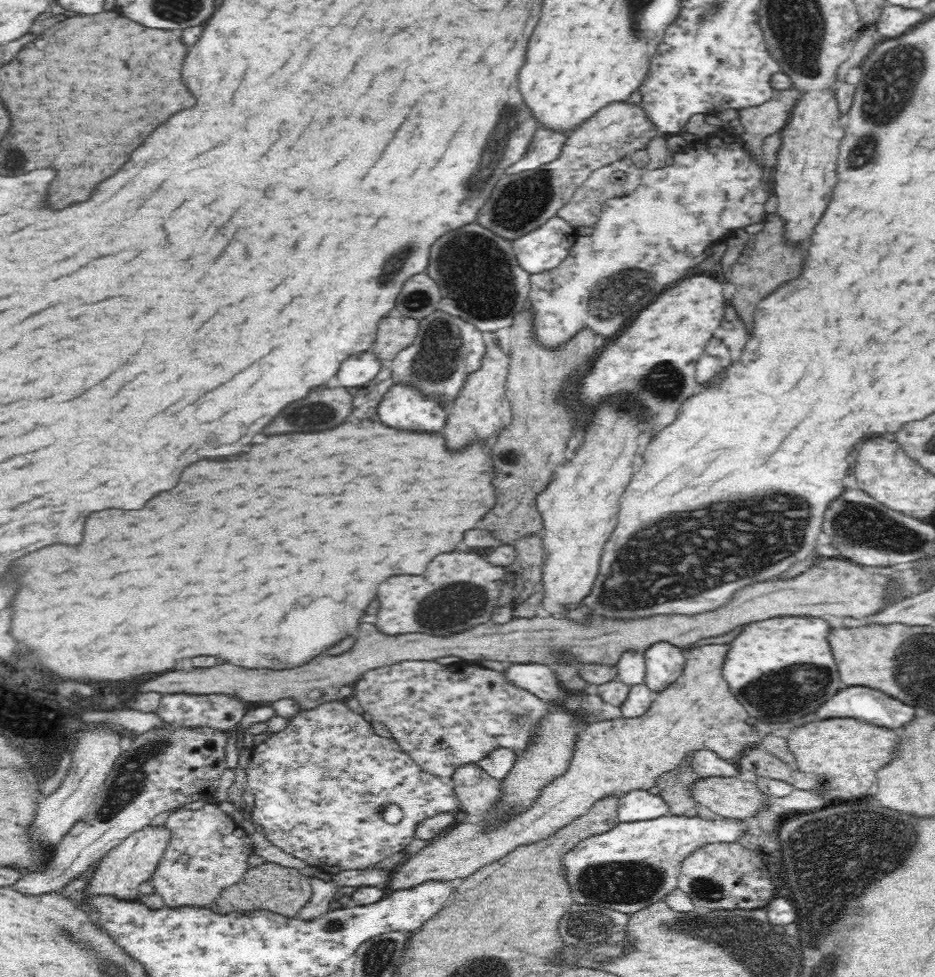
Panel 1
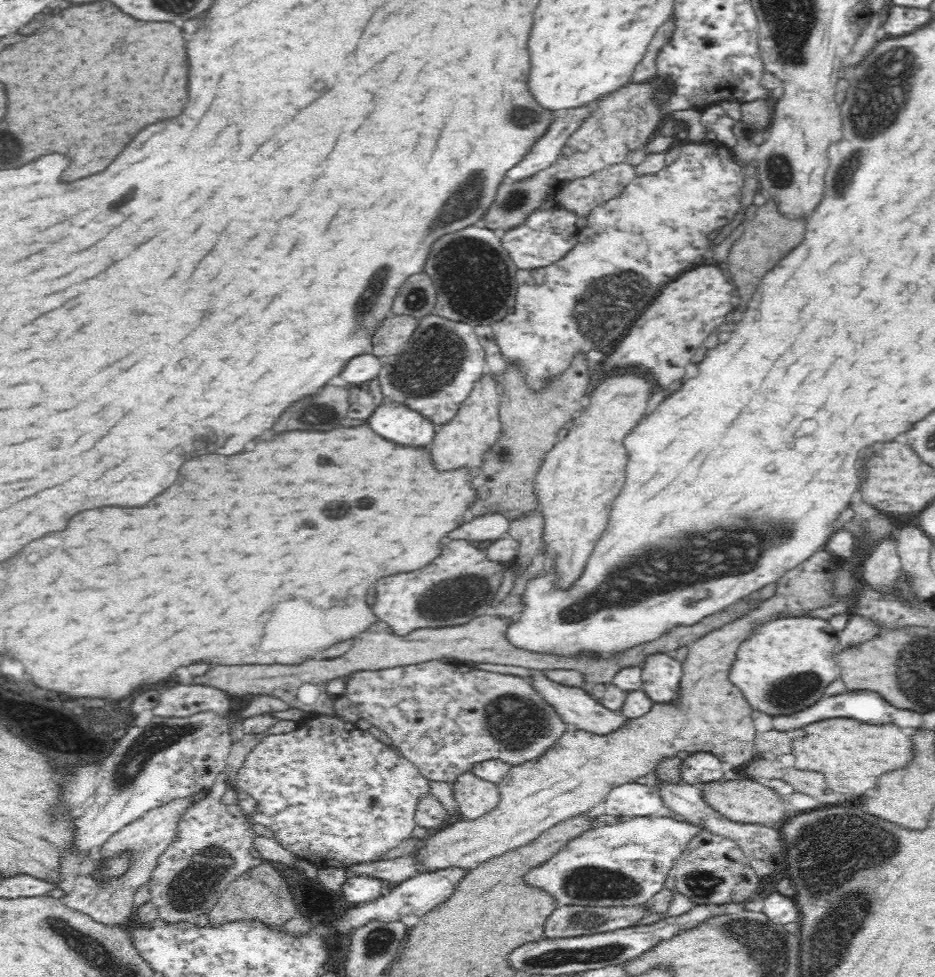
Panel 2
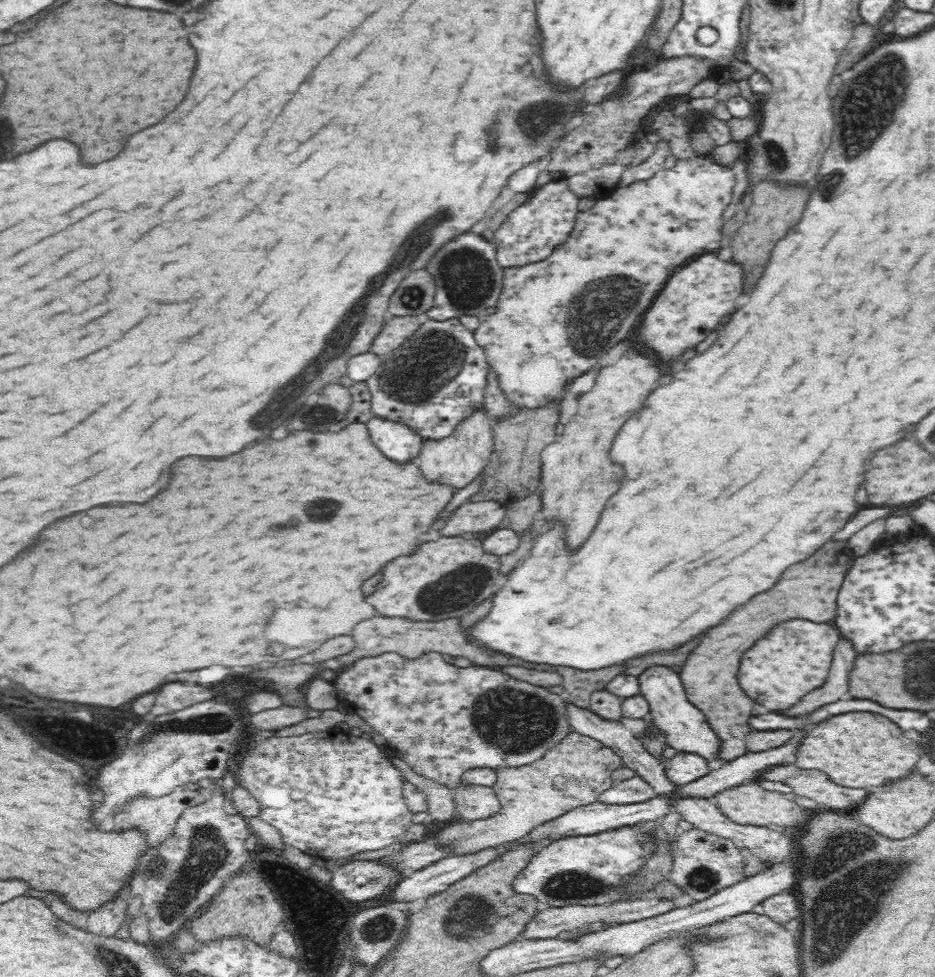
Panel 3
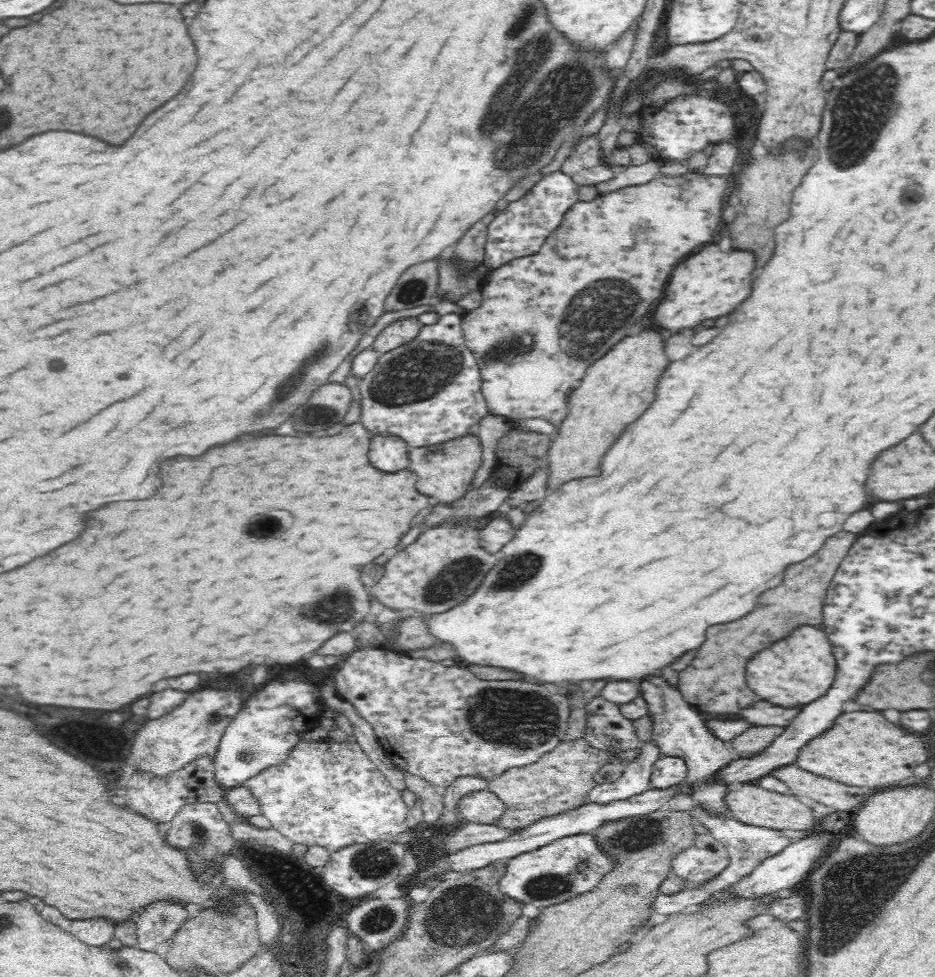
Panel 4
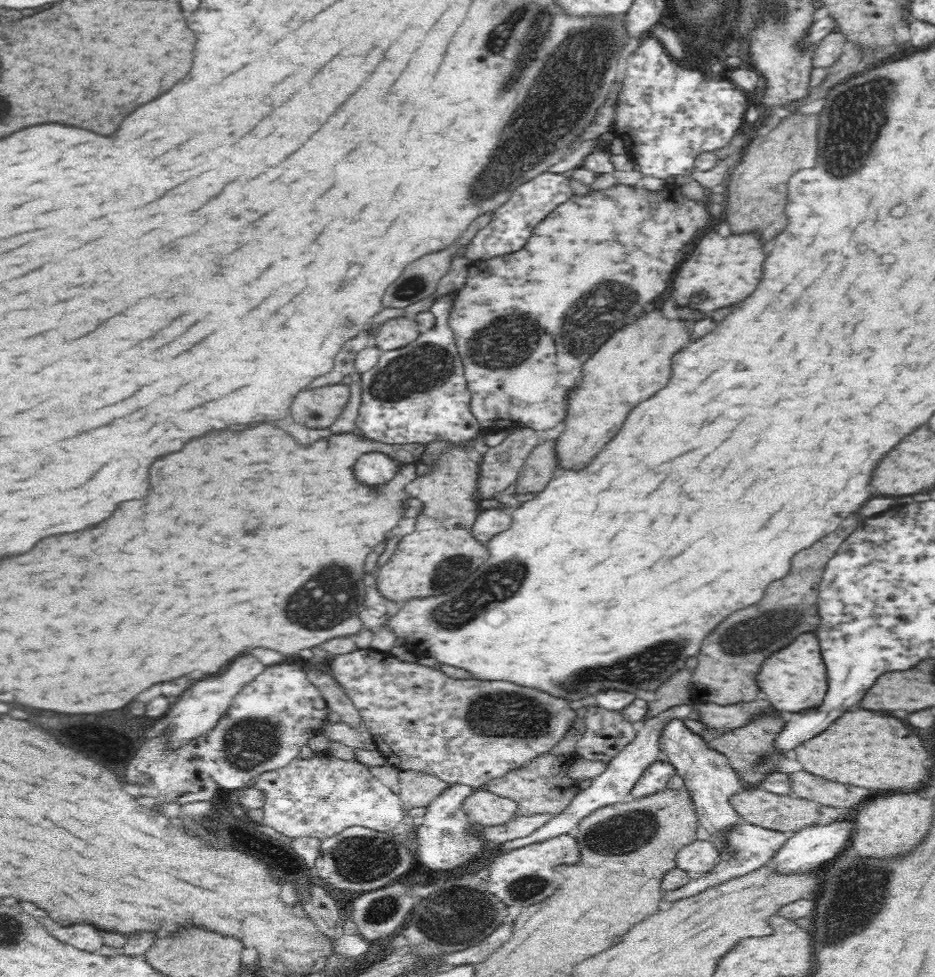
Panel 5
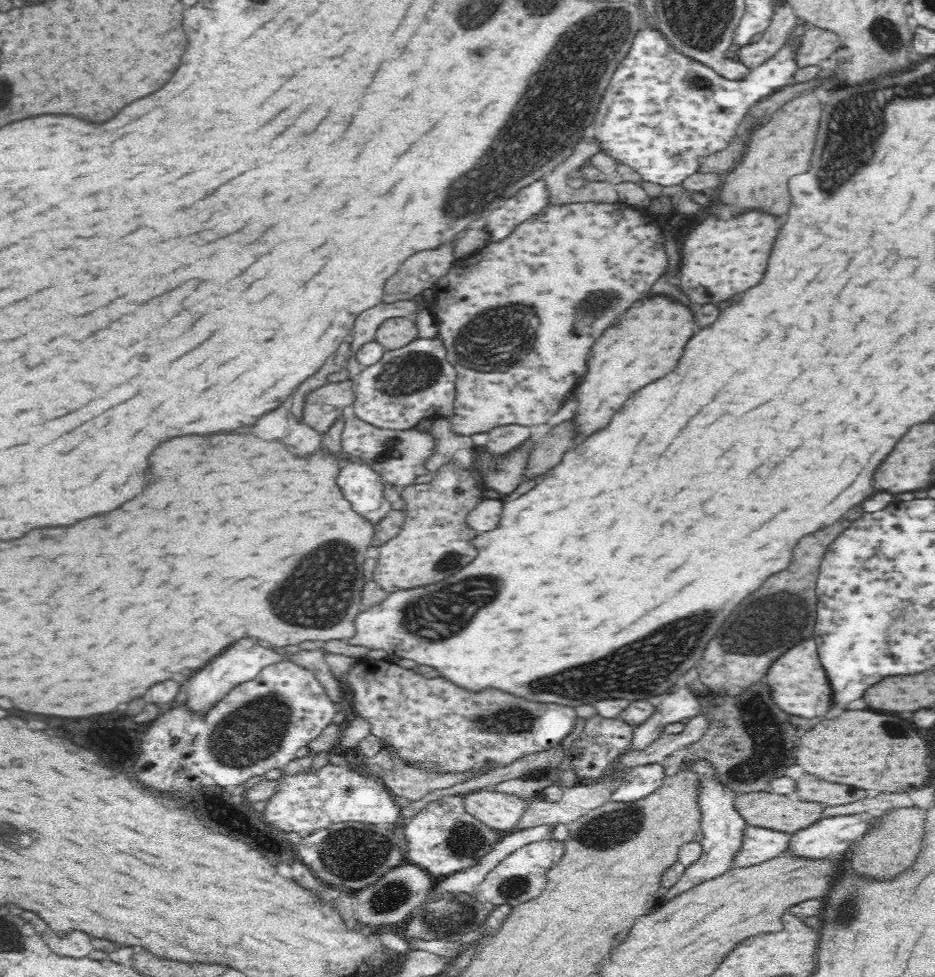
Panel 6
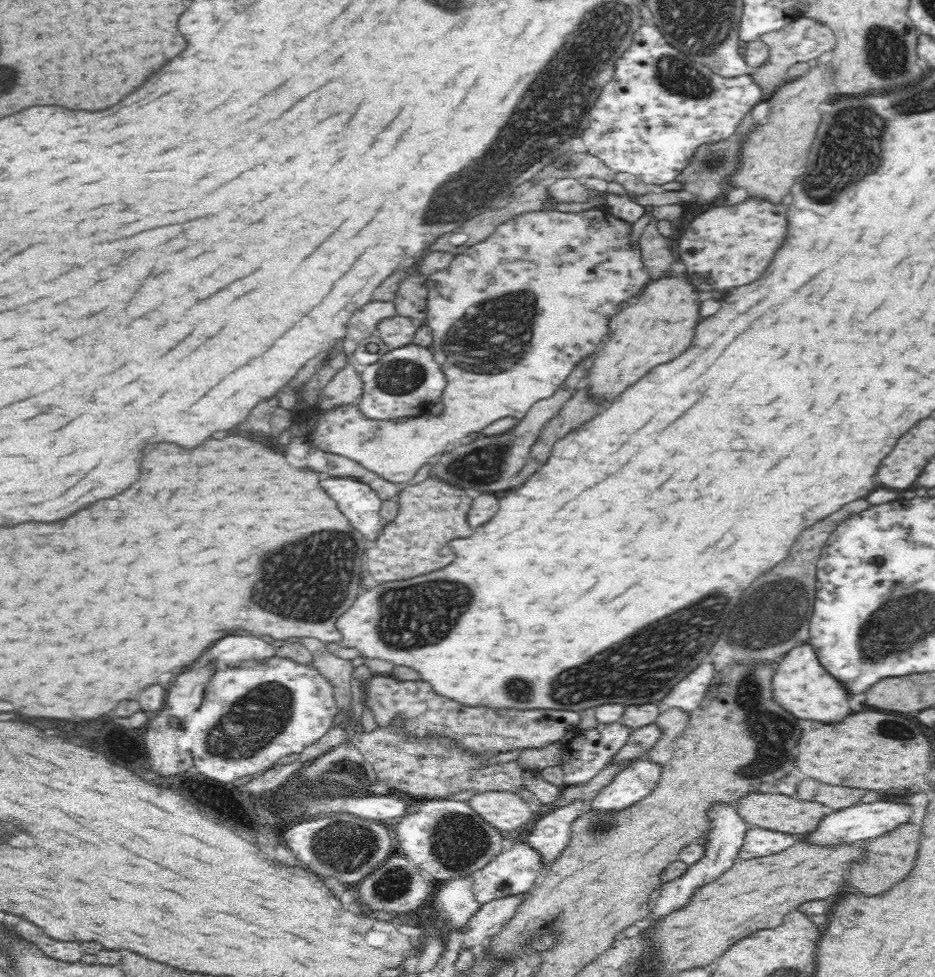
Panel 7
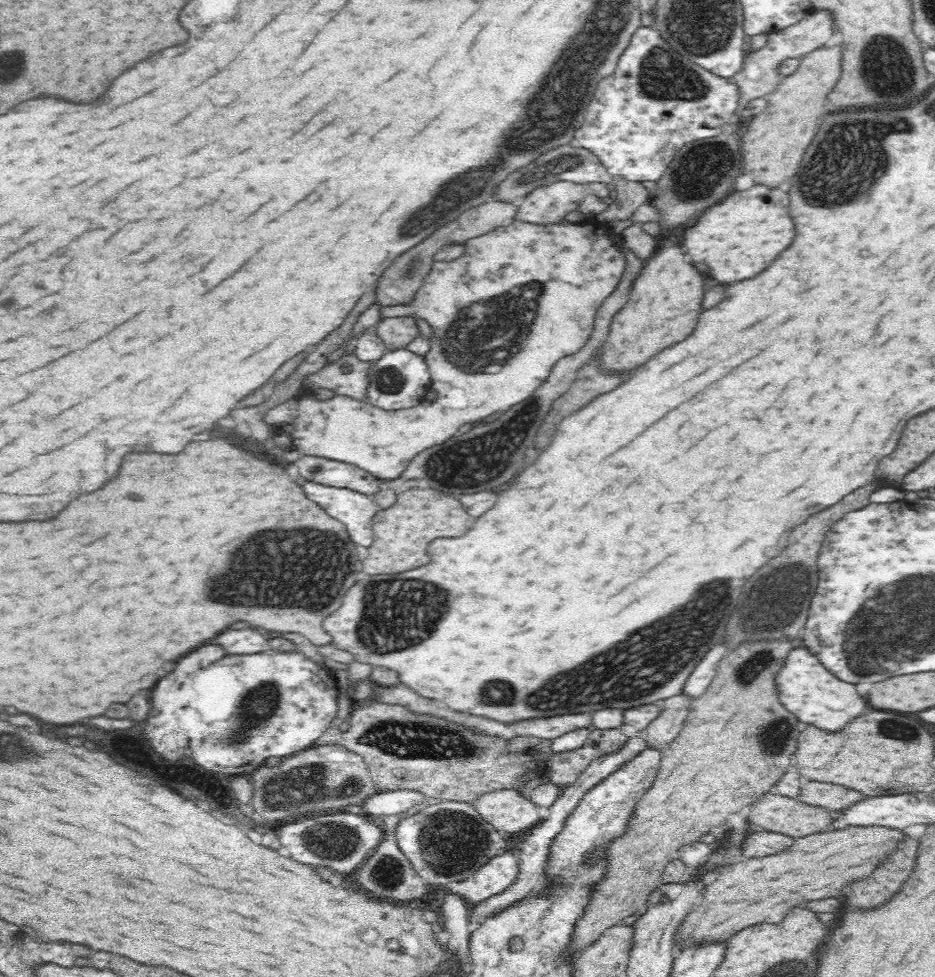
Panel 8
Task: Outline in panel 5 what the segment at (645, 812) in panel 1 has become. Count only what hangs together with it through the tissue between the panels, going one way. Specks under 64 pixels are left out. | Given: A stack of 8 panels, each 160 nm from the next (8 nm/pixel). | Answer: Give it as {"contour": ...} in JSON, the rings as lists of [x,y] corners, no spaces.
{"contour":[[[677,704],[659,712],[653,717],[646,717],[640,722],[637,728],[636,736],[608,763],[608,766],[598,776],[595,776],[590,782],[590,786],[579,790],[573,796],[570,804],[561,812],[558,813],[549,820],[546,824],[539,826],[536,830],[533,830],[528,836],[510,839],[502,844],[496,846],[492,858],[486,858],[484,860],[484,874],[486,873],[486,866],[492,864],[494,858],[498,858],[503,854],[508,854],[512,850],[534,844],[536,842],[544,842],[544,840],[550,840],[550,838],[556,838],[562,834],[568,834],[572,828],[574,828],[582,817],[594,812],[597,808],[604,805],[611,805],[617,802],[630,800],[632,796],[629,794],[630,789],[633,787],[635,780],[642,774],[642,771],[646,769],[653,762],[658,761],[660,748],[660,736],[662,736],[662,730],[664,730],[667,724],[670,724],[672,720],[684,720],[688,719],[688,716],[692,714],[692,704]]]}

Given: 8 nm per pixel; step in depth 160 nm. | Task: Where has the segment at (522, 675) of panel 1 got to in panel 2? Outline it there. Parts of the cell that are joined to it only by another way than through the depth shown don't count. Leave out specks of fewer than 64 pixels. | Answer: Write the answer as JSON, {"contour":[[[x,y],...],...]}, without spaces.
{"contour":[[[541,671],[536,676],[532,676],[530,683],[558,711],[562,720],[573,728],[597,734],[598,736],[608,736],[612,732],[618,732],[622,726],[626,726],[626,722],[629,720],[620,711],[612,712],[602,707],[595,700],[592,700],[590,694],[586,692],[586,688],[564,686],[554,682],[552,678],[544,676],[541,674]]]}

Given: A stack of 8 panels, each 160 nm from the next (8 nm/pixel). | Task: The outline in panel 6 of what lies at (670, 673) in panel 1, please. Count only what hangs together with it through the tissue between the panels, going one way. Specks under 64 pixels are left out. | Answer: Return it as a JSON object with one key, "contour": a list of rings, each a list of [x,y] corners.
{"contour":[[[698,763],[695,771],[700,775],[700,812],[701,812],[701,830],[703,834],[701,844],[701,855],[696,862],[686,867],[685,873],[681,878],[668,888],[668,892],[664,894],[666,902],[677,897],[678,894],[686,892],[704,881],[723,875],[727,870],[734,866],[734,860],[738,856],[738,852],[743,844],[744,830],[746,830],[747,822],[742,815],[736,810],[735,796],[736,792],[724,788],[717,784],[717,780],[713,778],[713,770],[706,763]]]}

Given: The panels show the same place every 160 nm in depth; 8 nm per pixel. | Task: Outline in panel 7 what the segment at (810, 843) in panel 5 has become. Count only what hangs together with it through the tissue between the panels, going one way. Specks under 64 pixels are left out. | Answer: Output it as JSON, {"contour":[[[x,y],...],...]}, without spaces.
{"contour":[[[876,800],[868,804],[856,804],[849,806],[846,810],[834,811],[820,822],[818,830],[810,834],[810,840],[816,844],[840,844],[840,842],[856,842],[856,840],[866,840],[866,838],[876,838],[878,834],[886,834],[898,828],[900,824],[909,822],[910,816],[914,814],[914,806],[908,802],[886,802],[886,800]]]}

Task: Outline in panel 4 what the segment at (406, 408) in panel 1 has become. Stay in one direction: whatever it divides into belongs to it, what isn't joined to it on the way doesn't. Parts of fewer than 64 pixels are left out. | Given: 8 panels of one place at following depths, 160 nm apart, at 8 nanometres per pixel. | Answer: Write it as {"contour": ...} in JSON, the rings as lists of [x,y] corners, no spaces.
{"contour":[[[378,436],[372,438],[372,446],[368,452],[368,462],[372,468],[392,474],[398,470],[406,469],[409,466],[407,457],[407,444],[396,438]]]}

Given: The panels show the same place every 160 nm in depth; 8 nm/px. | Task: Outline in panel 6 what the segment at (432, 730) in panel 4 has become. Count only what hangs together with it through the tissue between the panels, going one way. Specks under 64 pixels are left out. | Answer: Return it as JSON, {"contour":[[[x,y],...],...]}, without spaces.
{"contour":[[[362,659],[357,660],[356,664],[350,668],[350,672],[346,674],[355,715],[364,717],[371,724],[371,734],[383,740],[386,747],[398,753],[403,760],[408,762],[431,760],[432,762],[440,764],[440,772],[444,773],[475,771],[480,769],[484,769],[484,773],[486,773],[488,772],[487,767],[490,763],[505,767],[525,754],[537,753],[538,750],[540,750],[538,744],[561,744],[561,741],[572,732],[574,724],[576,724],[577,715],[572,708],[566,708],[566,706],[560,704],[526,704],[526,700],[520,700],[520,698],[514,698],[514,696],[506,696],[506,694],[500,694],[500,692],[492,692],[492,690],[480,692],[480,694],[476,694],[476,696],[472,696],[472,694],[468,694],[468,692],[464,692],[464,690],[458,690],[458,692],[460,692],[460,698],[458,698],[458,700],[450,700],[450,698],[448,698],[448,692],[450,692],[450,690],[448,690],[446,680],[440,680],[440,678],[424,678],[422,674],[414,674],[414,672],[418,672],[418,670],[404,669],[388,660]]]}

